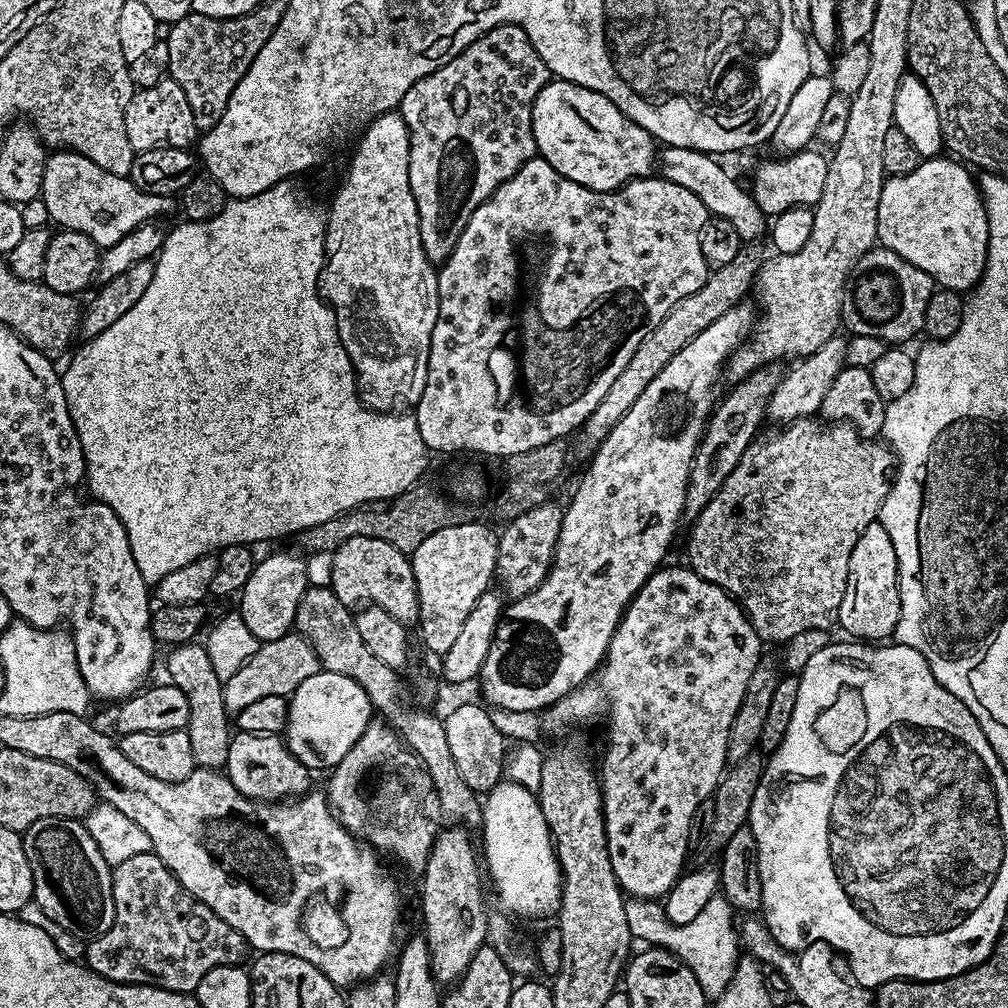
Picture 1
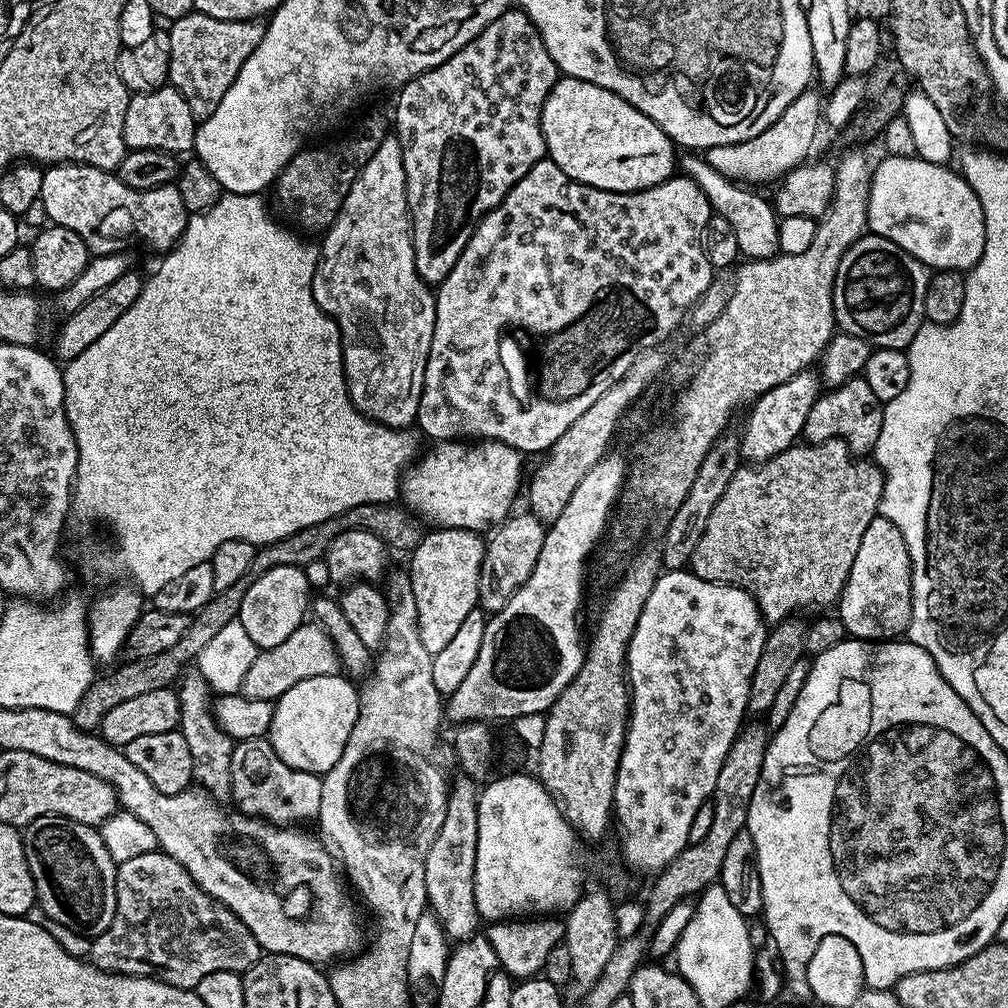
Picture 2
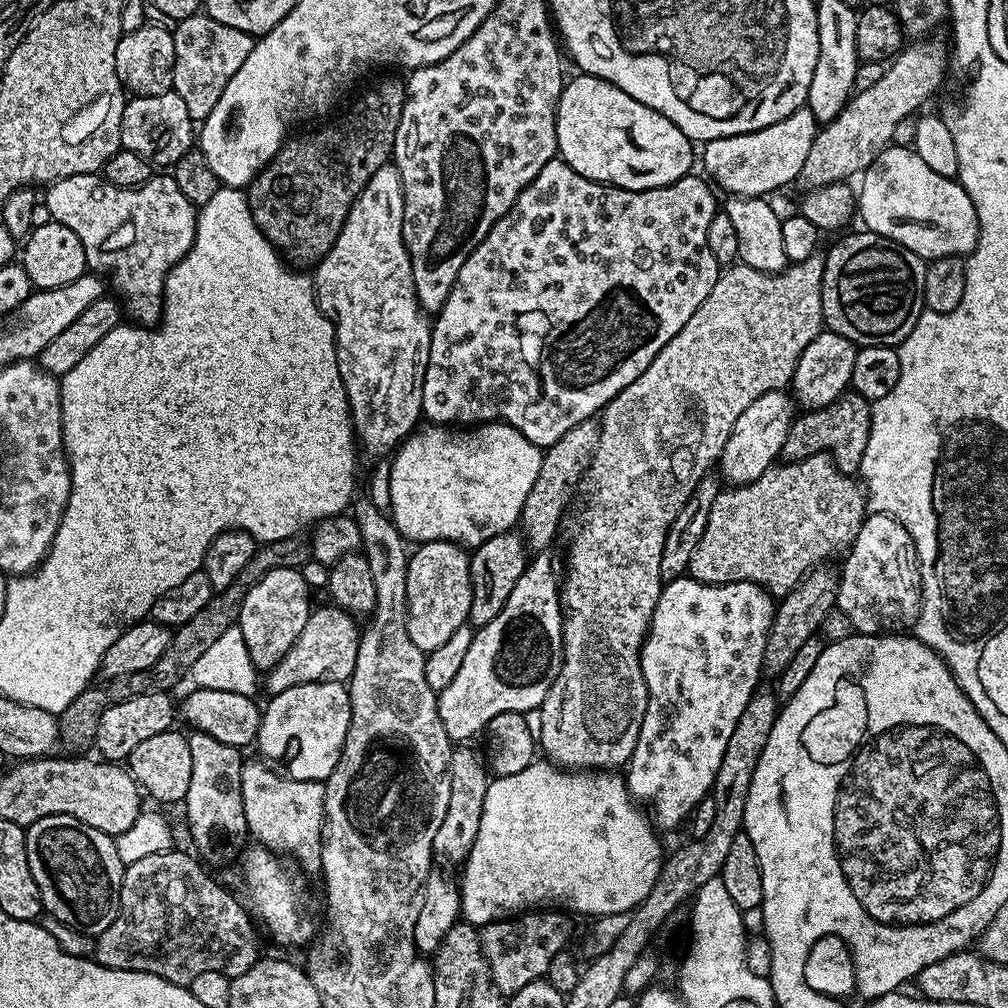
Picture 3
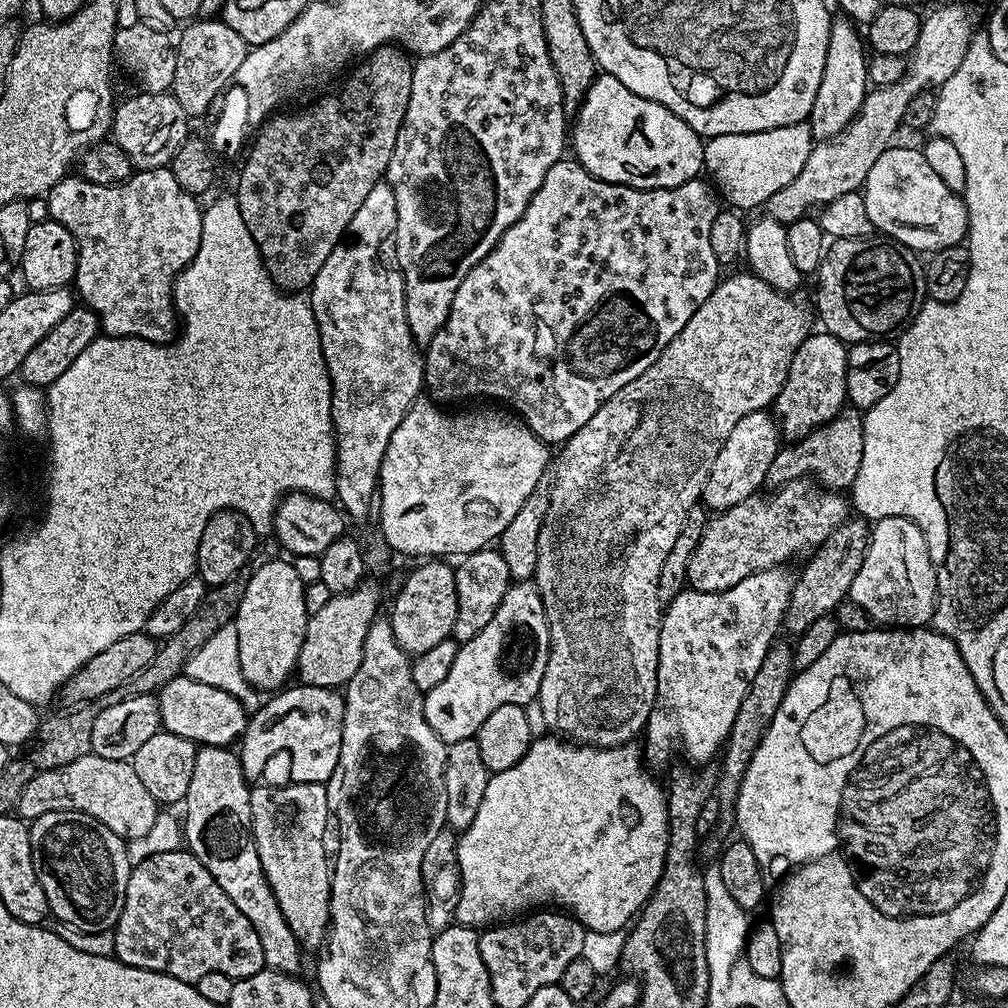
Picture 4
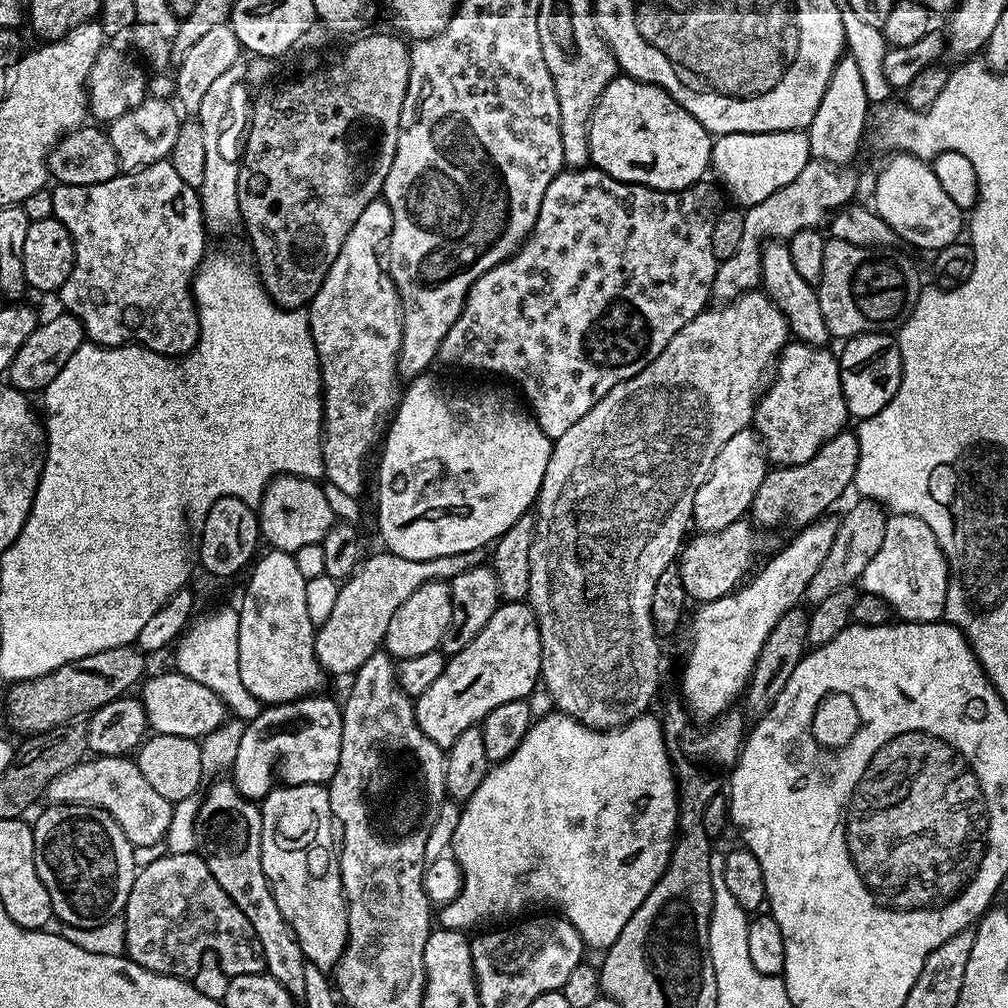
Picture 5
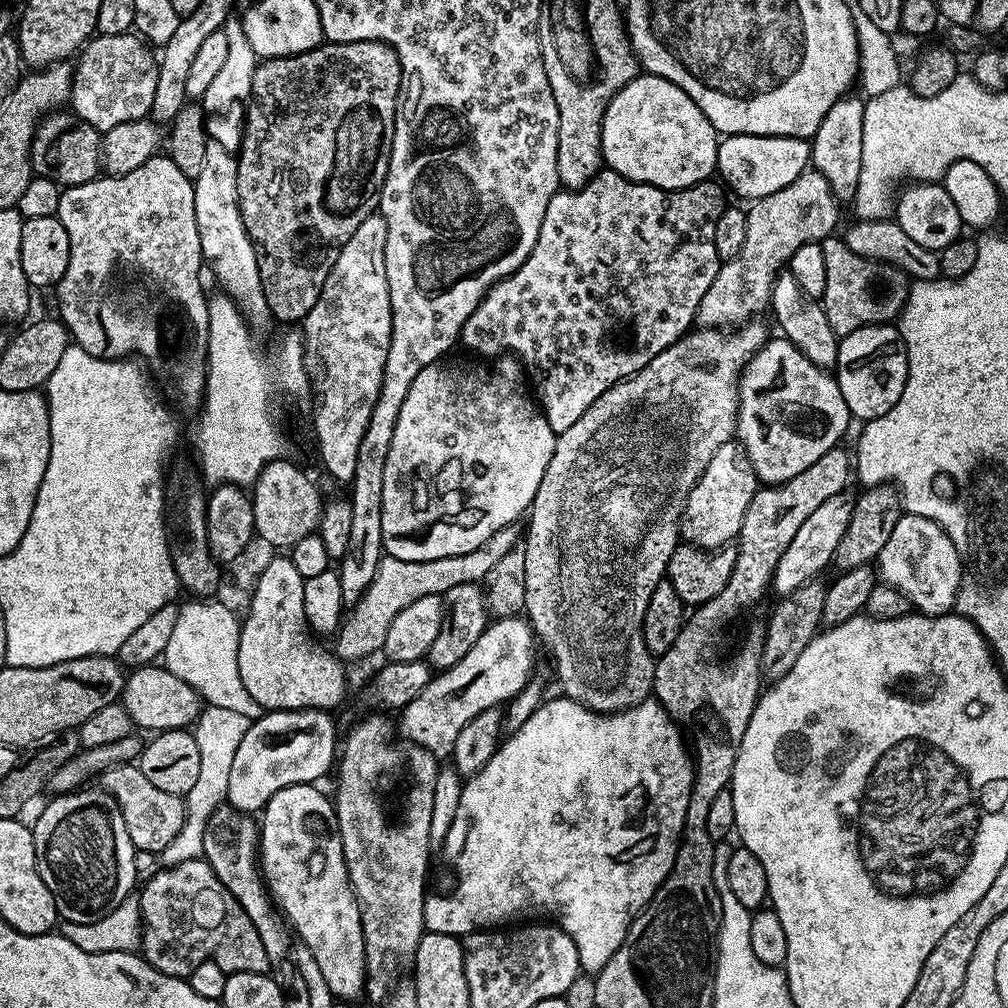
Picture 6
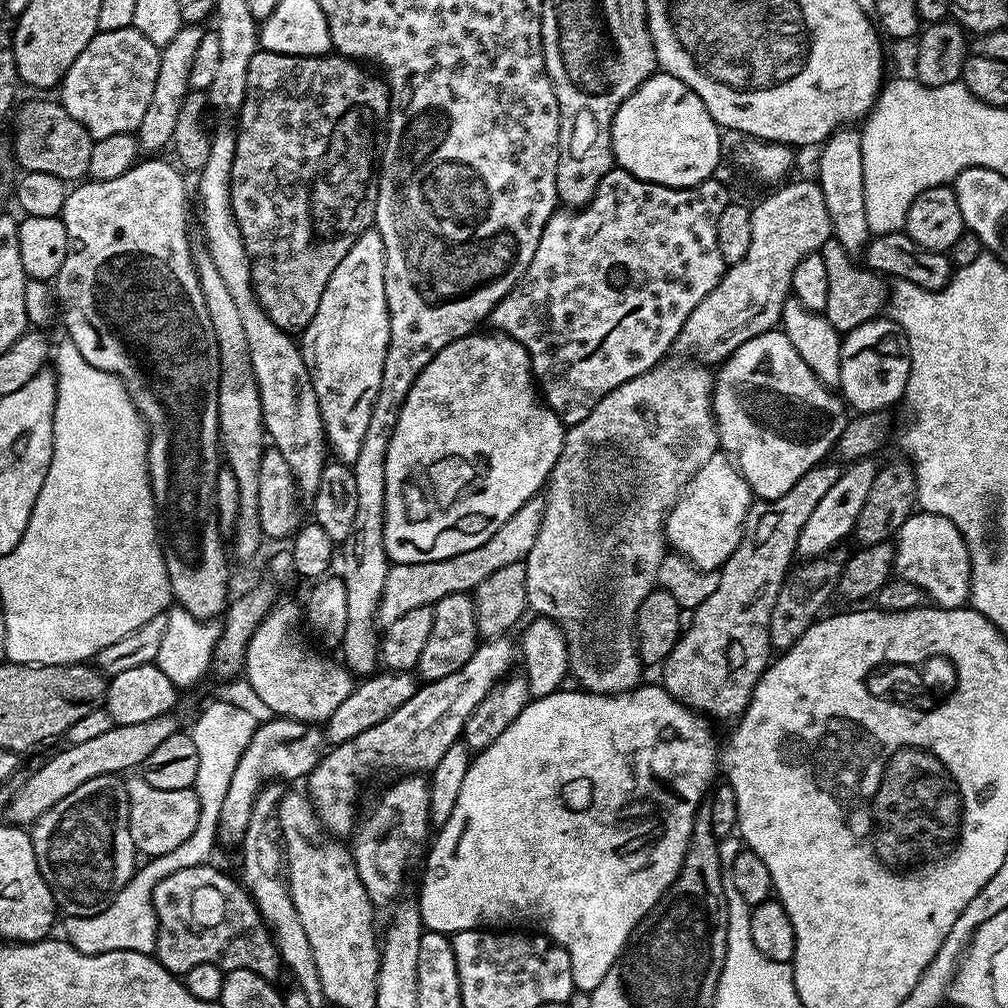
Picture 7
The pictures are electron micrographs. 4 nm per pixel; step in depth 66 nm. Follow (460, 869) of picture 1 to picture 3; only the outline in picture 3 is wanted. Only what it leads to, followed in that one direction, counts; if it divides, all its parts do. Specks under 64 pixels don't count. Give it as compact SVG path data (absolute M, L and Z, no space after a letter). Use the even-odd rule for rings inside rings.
M468 746L453 747L452 756L448 760L448 781L450 782L450 802L446 805L446 818L442 818L442 826L438 826L438 834L434 834L433 853L456 866L463 865L474 846L474 838L478 838L478 822L482 822L482 806L486 802L486 790L490 783L490 772L485 761L475 756Z

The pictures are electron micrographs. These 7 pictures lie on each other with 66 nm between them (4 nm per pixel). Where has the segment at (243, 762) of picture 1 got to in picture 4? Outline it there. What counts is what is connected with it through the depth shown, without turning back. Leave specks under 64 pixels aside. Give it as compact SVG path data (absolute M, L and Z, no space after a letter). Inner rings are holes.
M285 782L281 788L252 788L252 829L258 846L258 858L262 862L264 877L272 888L274 898L290 926L290 930L305 949L325 943L332 923L330 900L332 898L332 864L330 848L324 845L324 835L330 832L328 789L324 784L294 784Z

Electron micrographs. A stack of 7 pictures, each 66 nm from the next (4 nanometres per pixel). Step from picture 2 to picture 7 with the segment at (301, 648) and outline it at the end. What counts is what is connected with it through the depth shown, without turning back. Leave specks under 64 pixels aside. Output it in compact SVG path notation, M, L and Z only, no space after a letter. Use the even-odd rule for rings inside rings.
M540 498L527 500L482 546L474 546L474 550L466 550L466 554L454 554L454 558L442 558L438 562L414 562L413 564L392 564L386 574L386 586L382 586L382 598L376 611L376 619L381 625L398 622L402 614L410 610L427 608L438 602L438 598L446 598L446 594L475 593L478 582L490 578L494 570L502 570L502 566L510 566L510 562L524 560L530 554L530 546L534 546L534 538L538 538L538 530L542 528L544 501Z

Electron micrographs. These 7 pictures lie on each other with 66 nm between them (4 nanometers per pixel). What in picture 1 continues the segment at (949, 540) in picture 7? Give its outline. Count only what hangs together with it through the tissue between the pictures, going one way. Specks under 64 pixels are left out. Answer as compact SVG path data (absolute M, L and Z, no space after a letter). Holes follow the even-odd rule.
M877 522L862 530L862 538L858 538L854 554L850 554L846 594L842 598L838 624L857 641L884 642L895 633L899 617L900 566L890 534Z

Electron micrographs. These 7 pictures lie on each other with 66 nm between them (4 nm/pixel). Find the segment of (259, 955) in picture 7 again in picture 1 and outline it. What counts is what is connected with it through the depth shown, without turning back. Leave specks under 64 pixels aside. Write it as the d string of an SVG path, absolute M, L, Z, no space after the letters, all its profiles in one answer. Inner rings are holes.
M153 851L134 854L134 858L126 858L126 862L112 868L112 897L114 922L110 930L89 939L86 944L87 967L93 968L102 978L119 984L153 984L155 988L192 994L210 970L231 964L240 966L245 963L244 959L249 959L250 949L242 934L234 930L234 926L222 922L210 906L191 896Z

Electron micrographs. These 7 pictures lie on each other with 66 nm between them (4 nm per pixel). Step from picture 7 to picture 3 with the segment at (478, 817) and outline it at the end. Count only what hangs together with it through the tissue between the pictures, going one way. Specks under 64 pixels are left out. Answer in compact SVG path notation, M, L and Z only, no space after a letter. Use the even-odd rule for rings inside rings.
M537 759L526 766L518 774L509 777L497 776L489 783L486 790L486 802L482 806L482 822L478 822L478 838L474 838L474 846L468 859L462 865L464 881L458 884L460 898L460 915L467 923L483 926L493 924L496 920L507 920L519 917L533 910L567 910L569 913L581 912L584 916L599 918L610 915L631 913L639 908L640 903L654 890L654 882L660 873L662 855L660 856L660 840L657 829L650 819L649 813L634 799L623 775L612 770L565 770L547 759Z

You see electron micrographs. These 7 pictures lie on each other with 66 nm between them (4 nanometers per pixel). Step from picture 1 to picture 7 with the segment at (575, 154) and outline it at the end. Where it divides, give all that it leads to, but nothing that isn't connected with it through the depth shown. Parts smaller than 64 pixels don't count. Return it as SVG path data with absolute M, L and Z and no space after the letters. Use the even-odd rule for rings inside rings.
M655 71L646 82L642 82L642 86L638 90L634 90L634 94L630 94L630 98L626 98L626 102L622 102L622 106L618 106L618 110L614 114L614 122L612 123L612 154L615 163L621 168L625 168L630 174L634 174L638 179L645 180L651 184L661 184L662 186L670 186L671 188L693 188L695 184L700 184L703 180L713 179L716 167L720 164L720 135L722 129L716 123L715 118L706 110L706 106L702 102L702 98L698 94L694 94L694 90L690 86L686 86L684 80L674 78L668 72Z

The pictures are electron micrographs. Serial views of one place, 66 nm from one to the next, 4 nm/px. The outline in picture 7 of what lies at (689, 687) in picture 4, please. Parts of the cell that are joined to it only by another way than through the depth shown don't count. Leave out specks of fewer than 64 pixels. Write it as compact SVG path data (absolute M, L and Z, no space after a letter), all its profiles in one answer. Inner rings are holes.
M865 458L852 463L843 469L838 478L838 482L834 482L834 486L830 486L830 490L826 490L826 494L818 501L818 506L814 506L810 518L806 518L806 526L802 526L802 534L798 534L798 542L796 543L796 556L800 558L811 558L813 556L823 556L837 547L839 540L844 540L847 536L851 537L856 531L856 523L858 522L858 514L862 514L862 506L866 503L866 497L870 495L870 485L874 482L878 471L878 464L875 459Z

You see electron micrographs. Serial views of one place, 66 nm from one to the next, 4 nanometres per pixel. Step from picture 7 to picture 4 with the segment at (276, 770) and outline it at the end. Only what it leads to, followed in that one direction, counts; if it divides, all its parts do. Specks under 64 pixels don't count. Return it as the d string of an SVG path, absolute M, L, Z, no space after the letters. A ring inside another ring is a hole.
M297 683L296 688L293 686L285 687L283 690L277 691L273 700L265 699L261 703L260 709L251 713L248 728L245 730L242 739L238 744L238 755L240 764L244 768L244 774L249 781L256 782L260 775L264 772L264 767L268 764L268 759L271 758L275 752L289 752L292 755L292 776L290 776L291 783L294 784L324 784L334 774L334 766L338 766L338 754L342 750L342 726L344 725L344 697L335 688L323 688L322 686L314 686L313 684Z

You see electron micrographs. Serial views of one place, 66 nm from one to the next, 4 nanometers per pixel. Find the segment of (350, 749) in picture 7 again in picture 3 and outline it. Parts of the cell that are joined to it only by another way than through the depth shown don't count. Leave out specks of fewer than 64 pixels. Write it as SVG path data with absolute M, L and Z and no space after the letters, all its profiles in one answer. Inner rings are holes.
M536 554L524 569L522 578L514 582L514 590L510 590L510 598L506 598L506 606L488 624L479 625L475 629L470 650L466 650L466 658L462 658L462 666L458 666L458 674L450 681L450 686L442 690L436 697L438 718L446 730L448 739L453 742L468 742L471 736L478 737L485 731L487 724L498 714L506 711L527 714L539 709L546 698L552 681L560 673L560 665L564 662L564 615L560 613L560 584L558 568L548 554Z

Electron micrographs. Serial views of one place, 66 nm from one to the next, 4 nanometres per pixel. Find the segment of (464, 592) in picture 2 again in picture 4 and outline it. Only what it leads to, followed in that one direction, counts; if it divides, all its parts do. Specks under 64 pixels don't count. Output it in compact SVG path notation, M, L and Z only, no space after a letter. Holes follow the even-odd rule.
M436 558L421 564L424 565L405 578L390 613L398 646L402 646L402 650L413 657L421 656L426 650L438 646L438 642L449 639L454 618L458 614L458 590L453 565Z

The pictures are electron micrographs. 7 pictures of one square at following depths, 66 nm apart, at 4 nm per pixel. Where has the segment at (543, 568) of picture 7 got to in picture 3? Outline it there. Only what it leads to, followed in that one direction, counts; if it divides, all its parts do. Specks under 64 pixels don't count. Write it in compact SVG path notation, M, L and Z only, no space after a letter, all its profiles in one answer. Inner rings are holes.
M817 254L806 258L801 264L789 263L783 272L759 272L750 266L739 262L725 267L720 273L718 282L714 282L714 290L690 314L690 322L662 346L662 350L646 366L646 370L630 386L626 386L602 410L599 417L600 437L598 446L592 455L592 463L588 465L579 485L578 500L584 505L580 508L580 521L572 532L572 545L568 548L568 569L563 569L562 583L560 584L560 613L564 615L564 662L560 665L560 673L552 681L546 698L541 702L538 711L542 714L542 734L538 738L538 748L551 763L565 770L616 770L627 765L628 759L634 754L634 746L638 742L638 734L642 730L642 718L646 718L648 705L648 691L646 678L642 674L640 661L640 647L648 637L648 627L654 614L654 606L660 597L662 581L660 567L662 566L662 546L666 542L666 534L678 518L678 510L686 506L686 498L694 494L700 485L700 479L713 471L719 461L722 450L726 446L726 438L730 438L730 430L734 430L734 422L742 415L742 410L750 406L762 394L778 392L787 389L792 382L792 375L796 369L798 358L814 338L824 328L822 314L822 276L824 274L823 255Z

